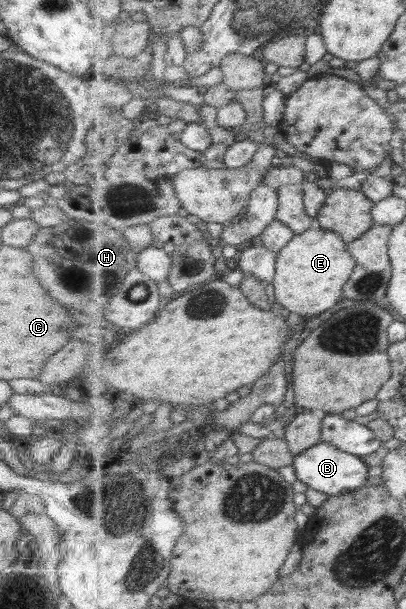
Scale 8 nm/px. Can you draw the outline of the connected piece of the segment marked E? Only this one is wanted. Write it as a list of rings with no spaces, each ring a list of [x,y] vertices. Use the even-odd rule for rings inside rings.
[[[318,225],[291,239],[291,243],[279,252],[276,275],[272,283],[279,304],[307,318],[323,314],[339,304],[345,284],[351,279],[357,266],[347,246],[341,235]]]

